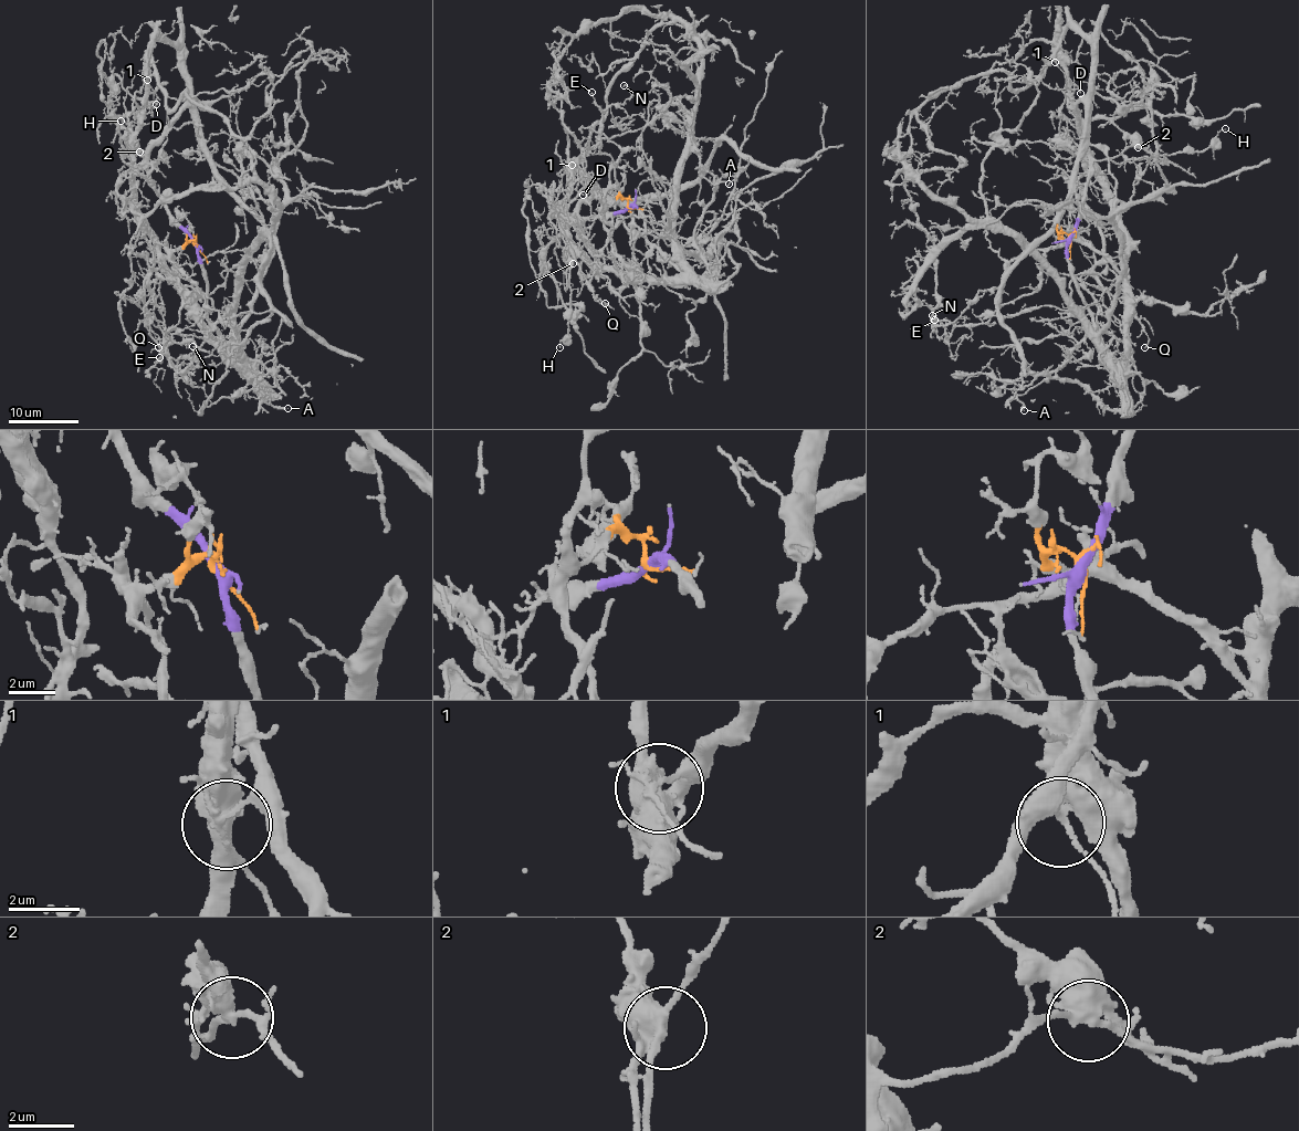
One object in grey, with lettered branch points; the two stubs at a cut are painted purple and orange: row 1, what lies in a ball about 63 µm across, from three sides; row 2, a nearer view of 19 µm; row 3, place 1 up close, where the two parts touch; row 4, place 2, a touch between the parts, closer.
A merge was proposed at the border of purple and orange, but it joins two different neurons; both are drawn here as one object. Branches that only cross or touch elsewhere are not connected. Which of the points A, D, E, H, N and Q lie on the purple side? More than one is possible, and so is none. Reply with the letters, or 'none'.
D, H

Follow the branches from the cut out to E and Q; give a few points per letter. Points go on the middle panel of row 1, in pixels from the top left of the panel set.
E: (629, 207), (618, 196), (610, 207), (605, 202), (618, 182), (614, 160), (600, 150), (601, 112), (592, 92)
Q: (629, 207), (618, 196), (603, 213), (614, 264), (595, 272), (587, 283), (605, 303)

